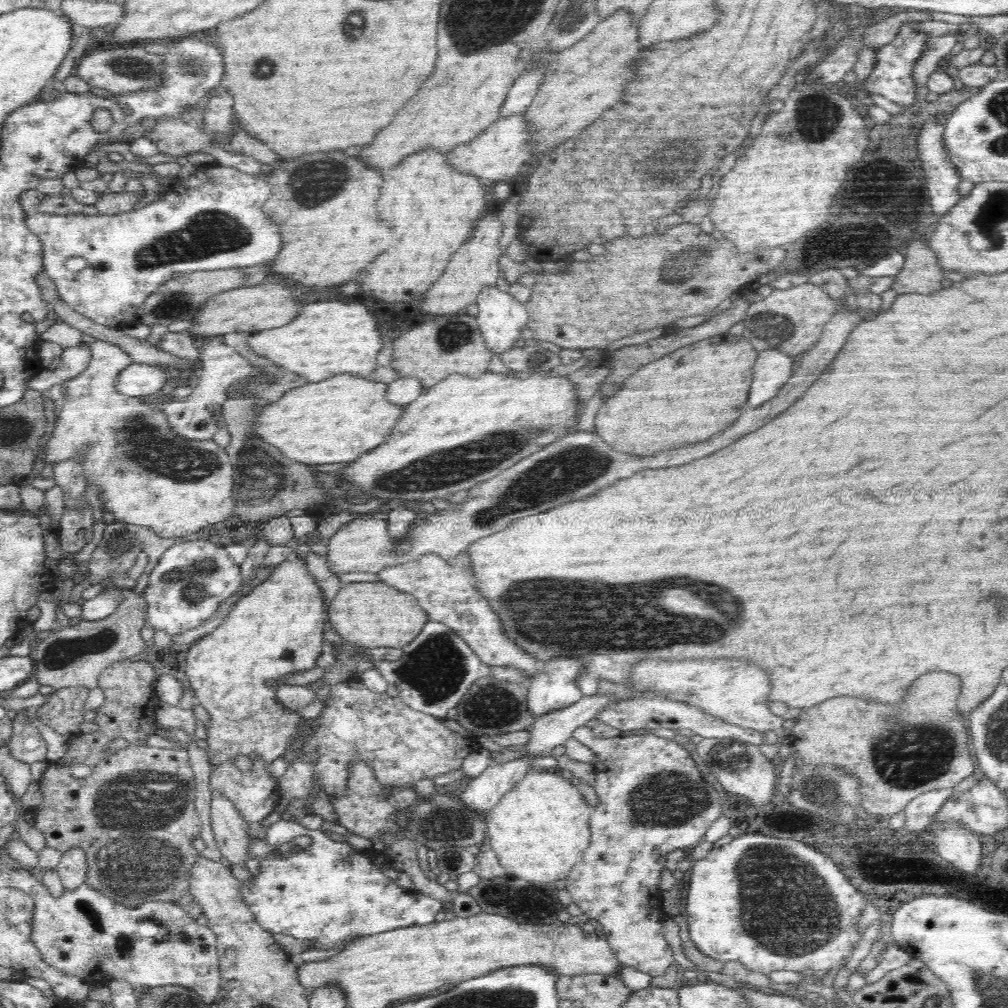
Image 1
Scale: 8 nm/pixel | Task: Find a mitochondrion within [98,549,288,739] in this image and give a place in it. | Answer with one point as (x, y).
(191, 580)

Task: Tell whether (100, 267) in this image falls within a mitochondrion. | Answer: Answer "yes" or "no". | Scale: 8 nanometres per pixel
no

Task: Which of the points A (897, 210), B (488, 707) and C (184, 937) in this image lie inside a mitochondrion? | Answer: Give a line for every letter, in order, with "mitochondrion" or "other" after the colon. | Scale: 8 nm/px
A: mitochondrion
B: mitochondrion
C: other

